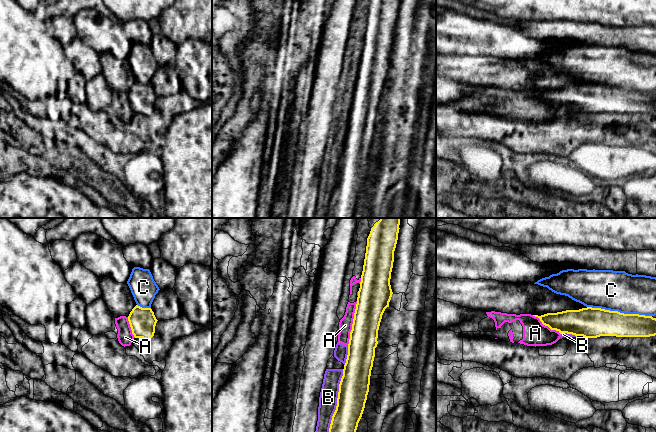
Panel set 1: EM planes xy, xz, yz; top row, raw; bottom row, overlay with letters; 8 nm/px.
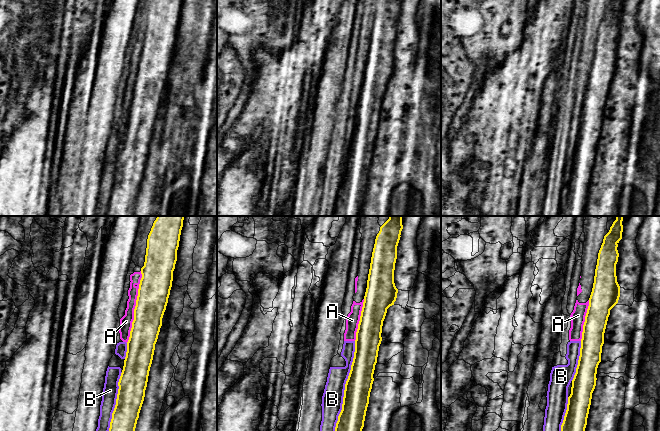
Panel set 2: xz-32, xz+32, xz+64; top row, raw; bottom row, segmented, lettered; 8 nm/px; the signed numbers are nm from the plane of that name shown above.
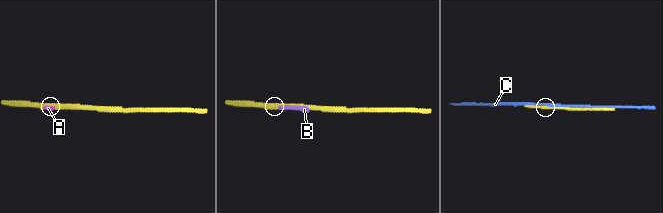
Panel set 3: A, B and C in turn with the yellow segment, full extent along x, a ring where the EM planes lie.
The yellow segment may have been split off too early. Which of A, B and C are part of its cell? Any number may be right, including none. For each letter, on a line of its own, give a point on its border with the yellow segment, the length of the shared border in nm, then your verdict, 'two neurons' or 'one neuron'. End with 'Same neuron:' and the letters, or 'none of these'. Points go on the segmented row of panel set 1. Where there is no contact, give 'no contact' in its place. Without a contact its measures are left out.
A: meets yellow in xz at (353, 323); contact 360 nm long; two neurons
B: meets yellow in xz at (337, 400); contact 500 nm long; two neurons
C: meets yellow in yz at (619, 312); contact 550 nm long; two neurons
Same neuron: none of these

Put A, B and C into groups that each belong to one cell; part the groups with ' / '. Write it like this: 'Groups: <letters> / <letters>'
Groups: A B / C

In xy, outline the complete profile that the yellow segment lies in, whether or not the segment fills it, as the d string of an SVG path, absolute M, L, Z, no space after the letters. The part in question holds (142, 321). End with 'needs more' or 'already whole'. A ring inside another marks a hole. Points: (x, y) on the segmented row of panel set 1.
M136 305L128 316L128 321L135 338L151 339L155 333L157 319L151 308Z; already whole

